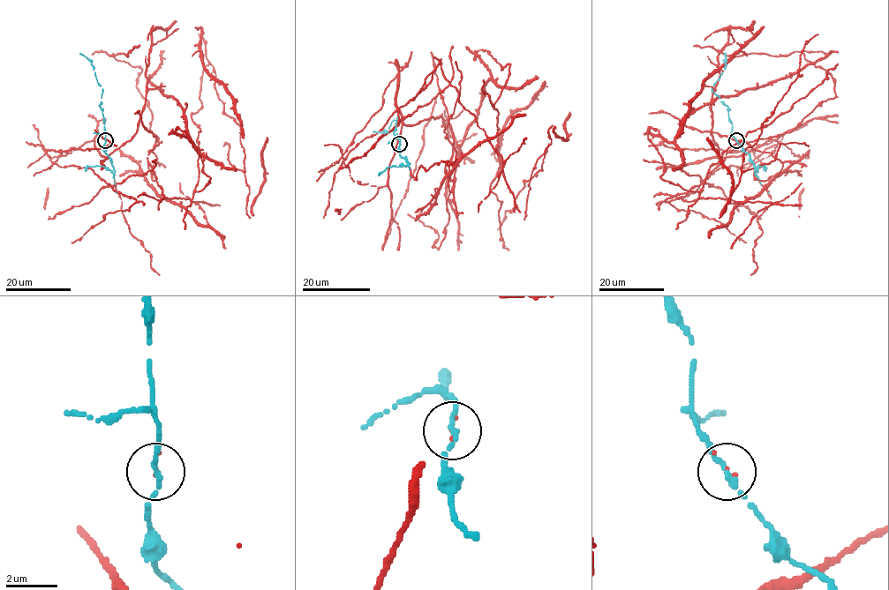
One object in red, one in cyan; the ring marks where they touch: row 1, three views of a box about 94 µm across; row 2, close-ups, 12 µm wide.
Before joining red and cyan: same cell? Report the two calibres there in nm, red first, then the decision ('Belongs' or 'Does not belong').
Thickness 100 nm (red) against 190 nm. Belongs

